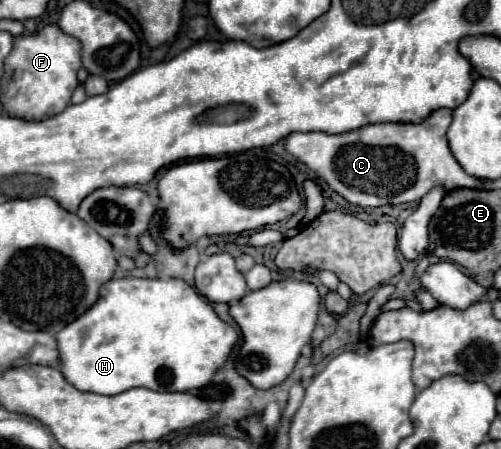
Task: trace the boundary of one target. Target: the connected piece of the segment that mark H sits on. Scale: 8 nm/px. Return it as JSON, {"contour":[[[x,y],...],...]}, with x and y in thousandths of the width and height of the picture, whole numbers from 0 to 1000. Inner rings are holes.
{"contour":[[[248,615],[204,633],[200,664],[164,704],[112,744],[120,784],[116,820],[144,860],[188,878],[228,882],[271,860],[311,873],[371,873],[403,864],[419,851],[423,833],[451,806],[471,757],[471,735],[443,717],[415,668],[367,624]]]}

